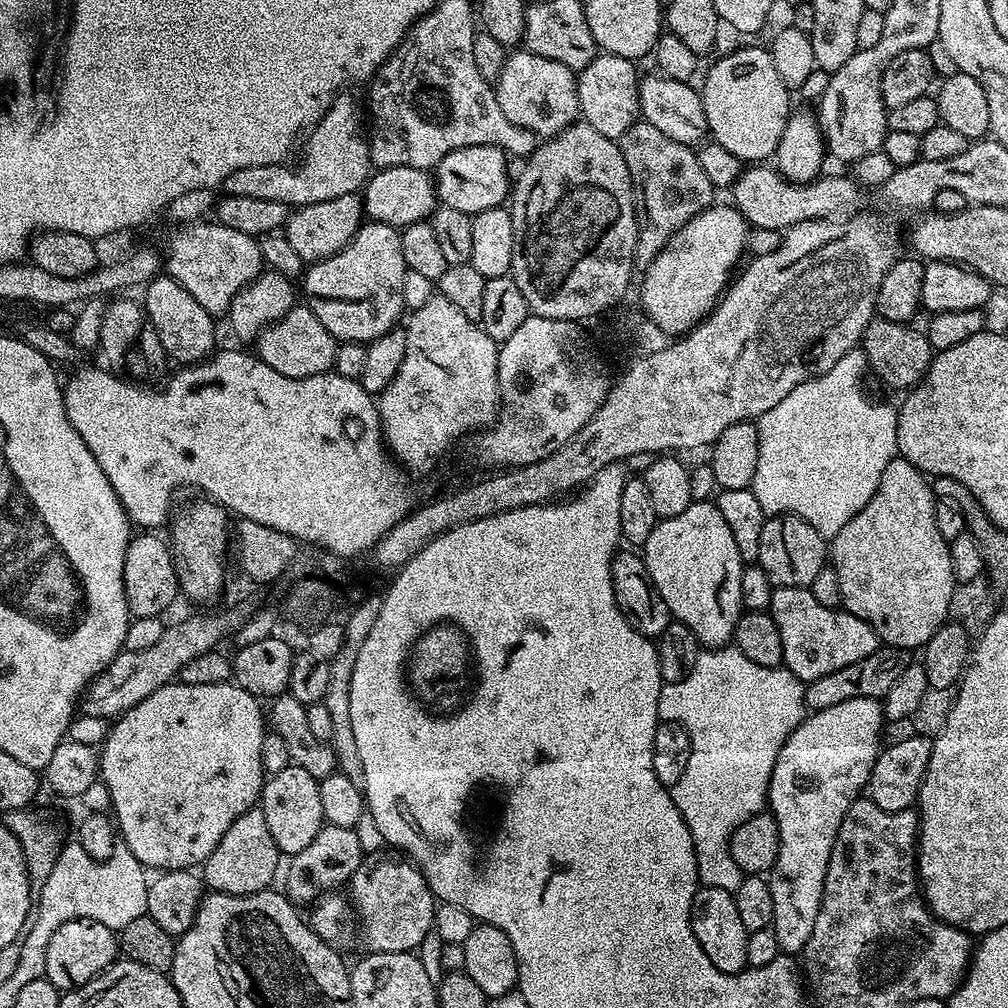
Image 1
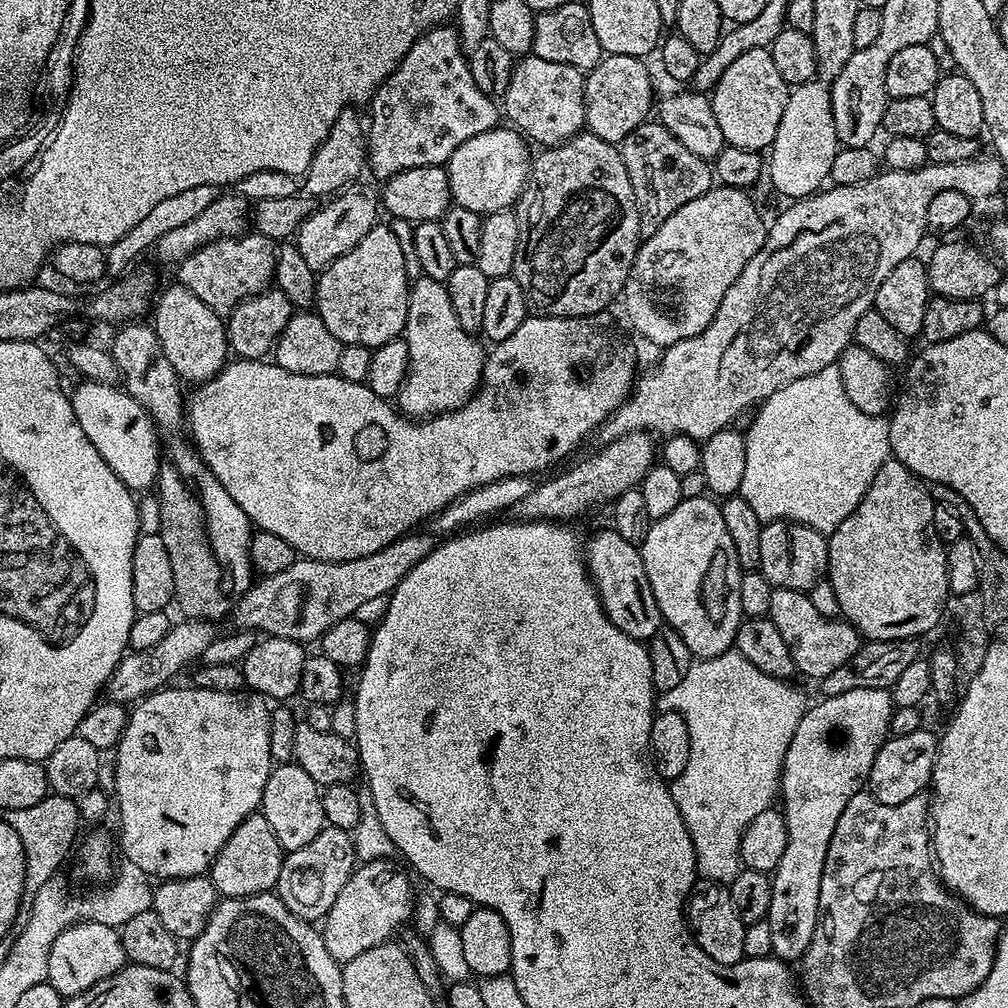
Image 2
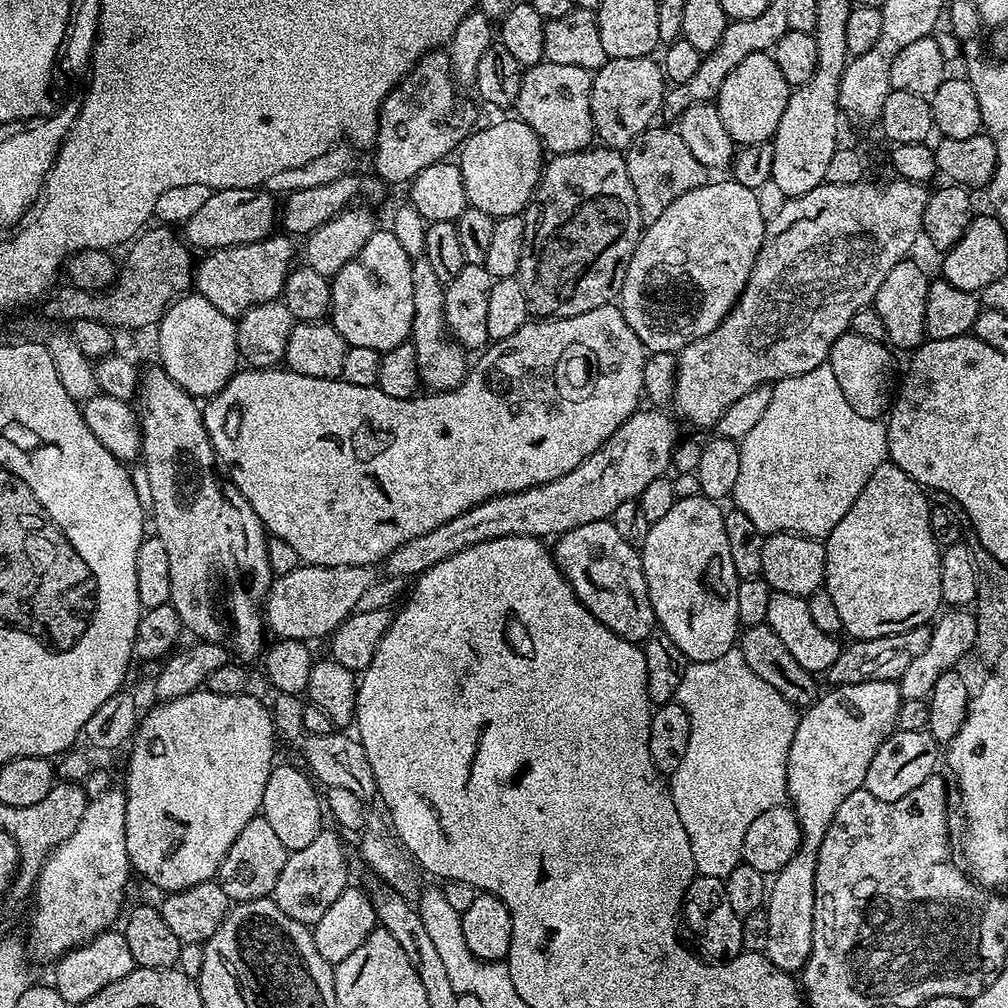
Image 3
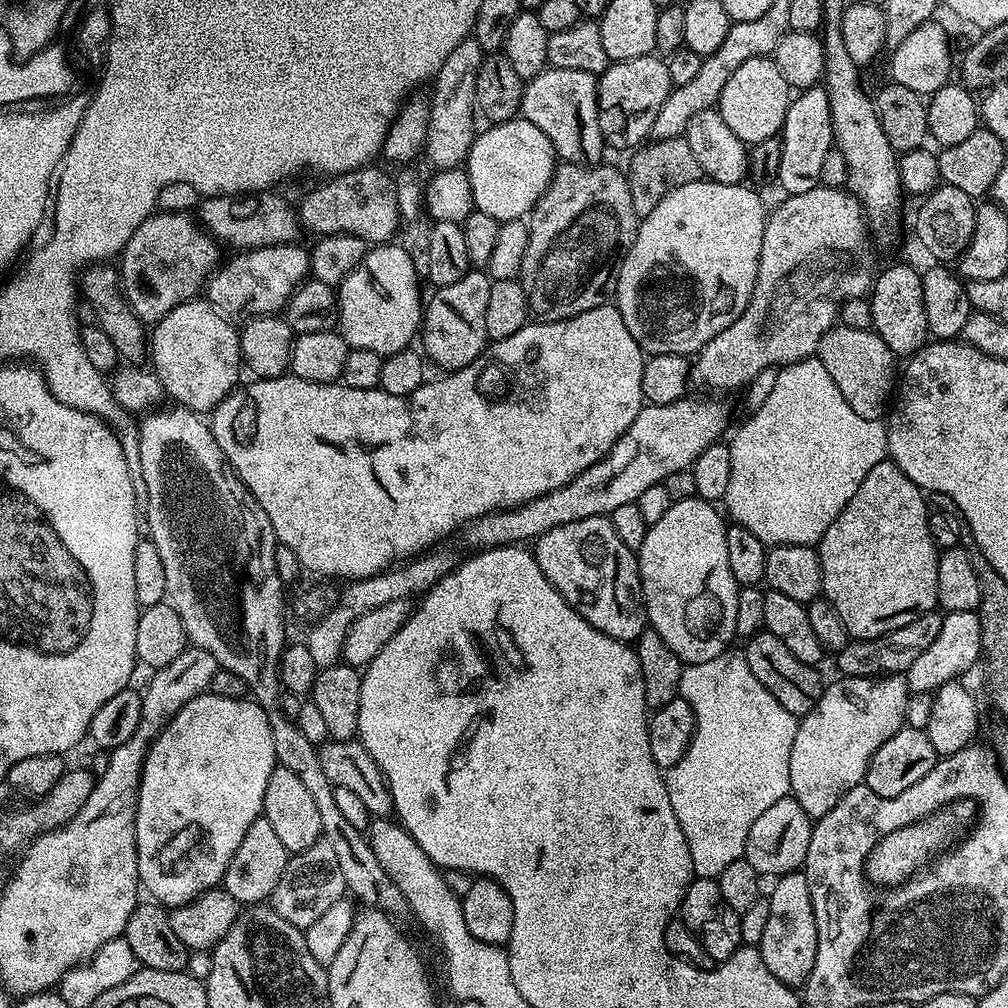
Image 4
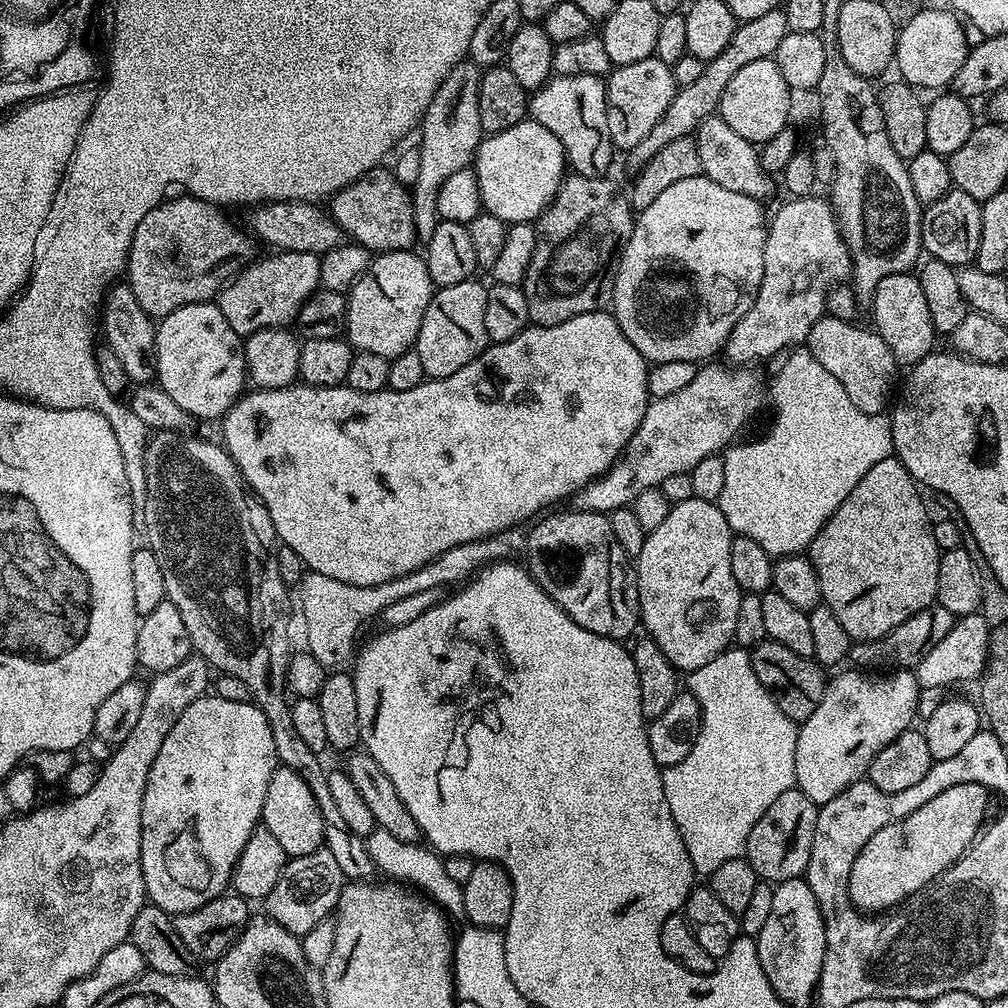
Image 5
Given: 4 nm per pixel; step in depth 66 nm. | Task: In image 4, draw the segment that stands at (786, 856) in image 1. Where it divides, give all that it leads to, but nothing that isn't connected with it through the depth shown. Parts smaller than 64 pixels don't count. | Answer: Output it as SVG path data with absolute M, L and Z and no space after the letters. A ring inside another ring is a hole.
M881 674L875 678L871 676L846 676L836 678L836 681L829 683L824 689L822 698L818 702L818 706L814 706L814 710L810 710L810 714L799 717L796 733L794 734L794 746L790 750L790 786L792 787L791 795L800 803L802 810L806 810L806 814L813 818L818 818L822 814L826 814L826 810L834 810L834 806L843 798L852 788L864 783L864 775L868 769L870 758L874 758L874 754L878 750L878 746L882 746L882 742L890 742L890 738L894 738L894 734L898 734L898 730L905 727L904 719L906 718L906 702L909 698L908 681L900 674ZM803 871L781 876L773 884L776 885L772 888L772 896L767 897L770 919L758 947L762 962L766 962L770 974L774 974L778 982L800 986L814 970L814 954L818 954L818 930L810 902L810 886L806 886Z

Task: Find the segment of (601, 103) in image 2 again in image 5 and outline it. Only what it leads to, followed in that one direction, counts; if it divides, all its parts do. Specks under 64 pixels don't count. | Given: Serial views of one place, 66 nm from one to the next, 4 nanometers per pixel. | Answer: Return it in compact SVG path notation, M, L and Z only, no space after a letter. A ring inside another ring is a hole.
M647 56L642 62L613 67L606 77L606 130L610 130L612 147L627 150L638 146L646 134L666 114L666 106L676 97L677 85L672 69L656 58Z

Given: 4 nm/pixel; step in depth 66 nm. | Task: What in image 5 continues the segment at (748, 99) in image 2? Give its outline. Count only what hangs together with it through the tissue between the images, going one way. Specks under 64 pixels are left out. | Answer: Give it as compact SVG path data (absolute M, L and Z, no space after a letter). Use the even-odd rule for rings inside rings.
M775 59L750 62L744 69L738 70L738 74L734 74L732 81L726 85L718 115L724 119L726 126L730 126L730 130L759 146L774 138L778 130L789 127L788 111L792 108L792 96L793 89L788 87L786 78L782 78L782 70L778 70Z

